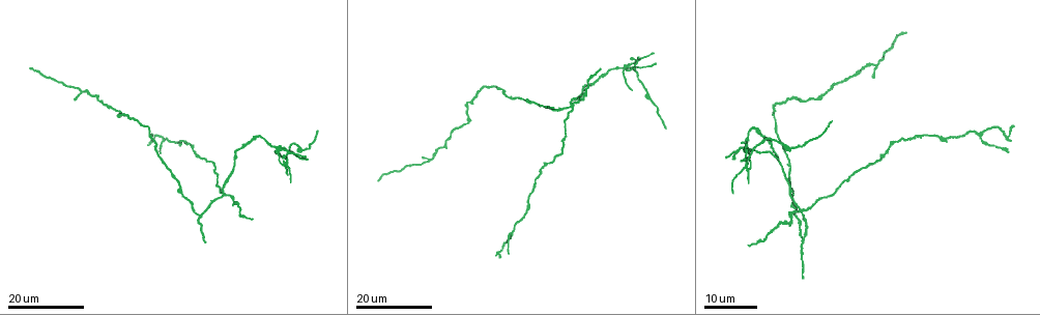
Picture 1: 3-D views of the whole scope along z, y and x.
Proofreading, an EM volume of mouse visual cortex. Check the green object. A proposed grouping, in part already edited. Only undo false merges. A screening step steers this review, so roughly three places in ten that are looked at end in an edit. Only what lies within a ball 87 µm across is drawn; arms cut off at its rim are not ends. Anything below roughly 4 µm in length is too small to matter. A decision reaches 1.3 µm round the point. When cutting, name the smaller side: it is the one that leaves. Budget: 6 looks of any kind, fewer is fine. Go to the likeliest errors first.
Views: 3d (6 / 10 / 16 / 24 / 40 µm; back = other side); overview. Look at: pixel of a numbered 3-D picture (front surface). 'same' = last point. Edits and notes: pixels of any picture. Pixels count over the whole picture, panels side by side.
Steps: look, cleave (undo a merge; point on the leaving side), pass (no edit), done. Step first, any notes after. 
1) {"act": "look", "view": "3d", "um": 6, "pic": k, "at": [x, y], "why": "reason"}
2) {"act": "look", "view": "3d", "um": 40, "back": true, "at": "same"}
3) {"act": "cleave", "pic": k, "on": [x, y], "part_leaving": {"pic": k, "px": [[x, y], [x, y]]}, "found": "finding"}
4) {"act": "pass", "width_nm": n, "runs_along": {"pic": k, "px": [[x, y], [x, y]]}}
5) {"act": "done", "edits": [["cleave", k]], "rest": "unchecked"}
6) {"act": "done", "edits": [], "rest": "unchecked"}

{"act": "look", "view": "3d", "um": 24, "pic": 1, "at": [279, 150], "why": "looks like a crossing"}

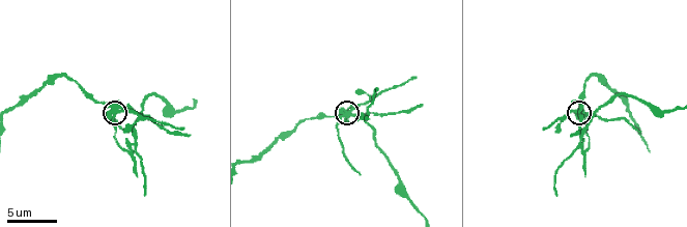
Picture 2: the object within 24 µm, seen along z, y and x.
{"act": "look", "view": "3d", "um": 6, "pic": 2, "at": [112, 114]}

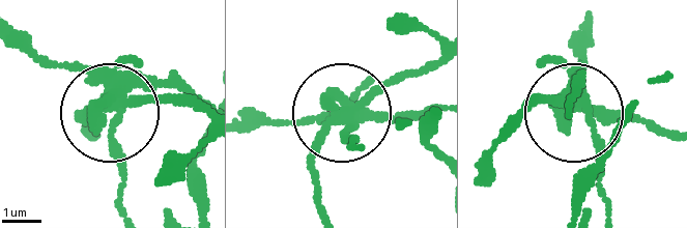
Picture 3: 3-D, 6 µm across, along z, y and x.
{"act": "cleave", "pic": 3, "on": [115, 145], "width_nm": 330, "part_leaving": {"pic": 3, "px": [[122, 96], [112, 133], [122, 211]]}, "found": "a second cell is stuck on"}

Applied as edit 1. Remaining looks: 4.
{"act": "look", "view": "overview", "why": "see it whole again"}

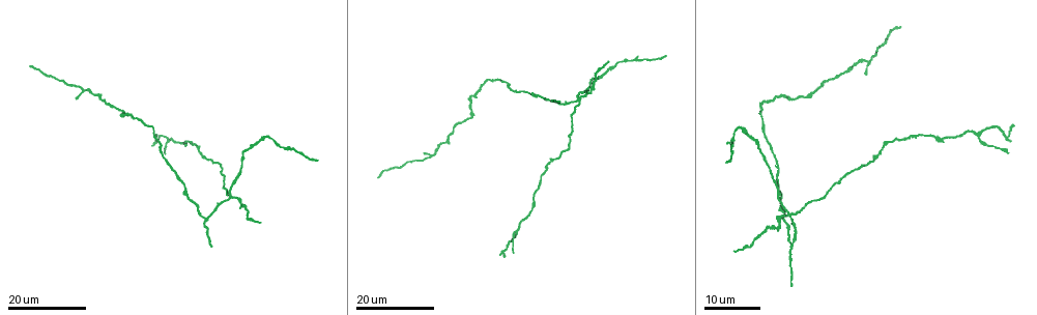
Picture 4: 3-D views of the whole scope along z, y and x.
{"act": "look", "view": "3d", "um": 16, "pic": 4, "at": [230, 194], "why": "four-way junction"}

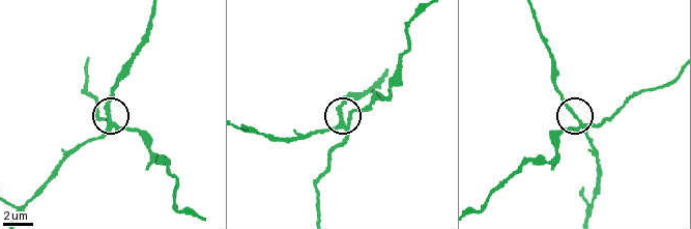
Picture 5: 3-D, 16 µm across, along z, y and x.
{"act": "look", "view": "3d", "um": 10, "pic": 5, "at": [111, 124]}

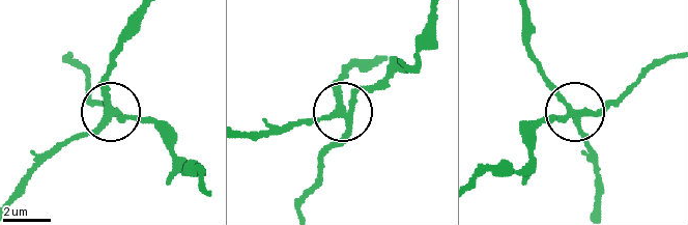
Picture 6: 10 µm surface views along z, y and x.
{"act": "cleave", "pic": 6, "on": [334, 145], "part_leaving": {"pic": 6, "px": [[347, 116], [345, 133], [325, 157], [302, 209]]}, "found": "two cells meet here"}

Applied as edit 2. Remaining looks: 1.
{"act": "look", "view": "3d", "um": 6, "pic": 2, "at": [293, 132], "why": "sudden change in width"}

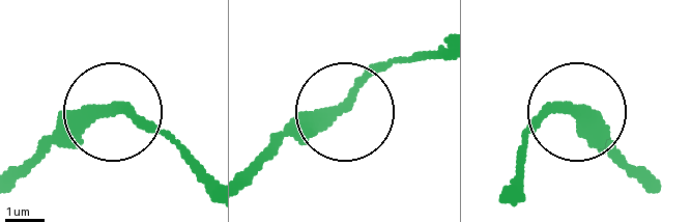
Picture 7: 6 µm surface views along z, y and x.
{"act": "pass", "runs_along": {"pic": 7, "px": [[254, 176], [293, 140], [333, 123], [399, 60]]}, "found": "one cell here"}

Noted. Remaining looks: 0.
{"act": "done", "edits": [["cleave", 3], ["cleave", 6]], "rest": "unchecked"}

